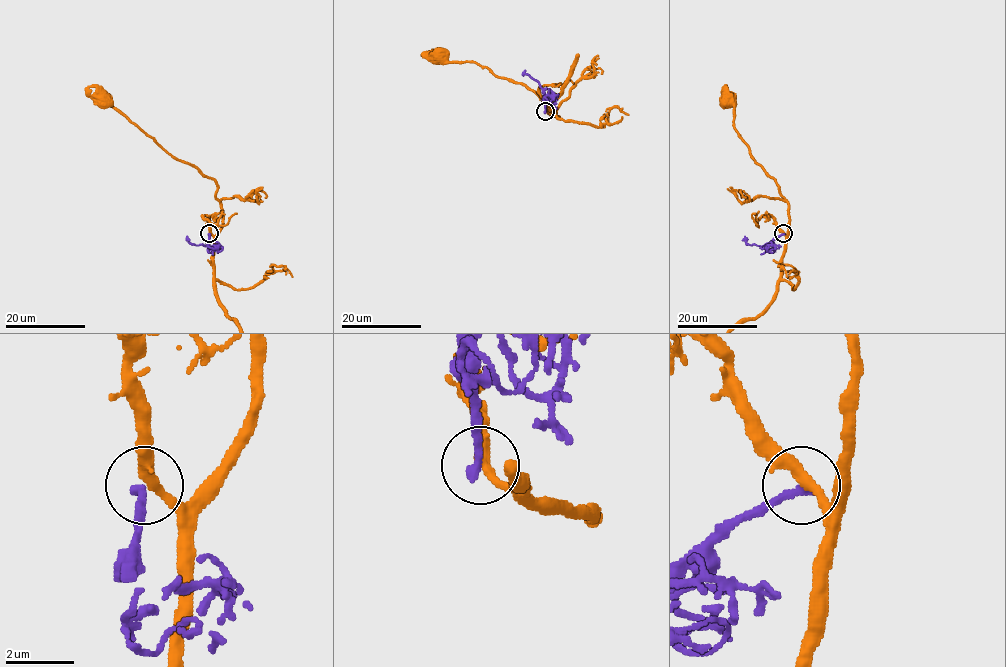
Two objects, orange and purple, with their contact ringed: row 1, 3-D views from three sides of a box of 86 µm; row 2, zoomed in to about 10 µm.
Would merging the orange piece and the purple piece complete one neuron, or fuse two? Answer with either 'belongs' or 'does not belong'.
does not belong

